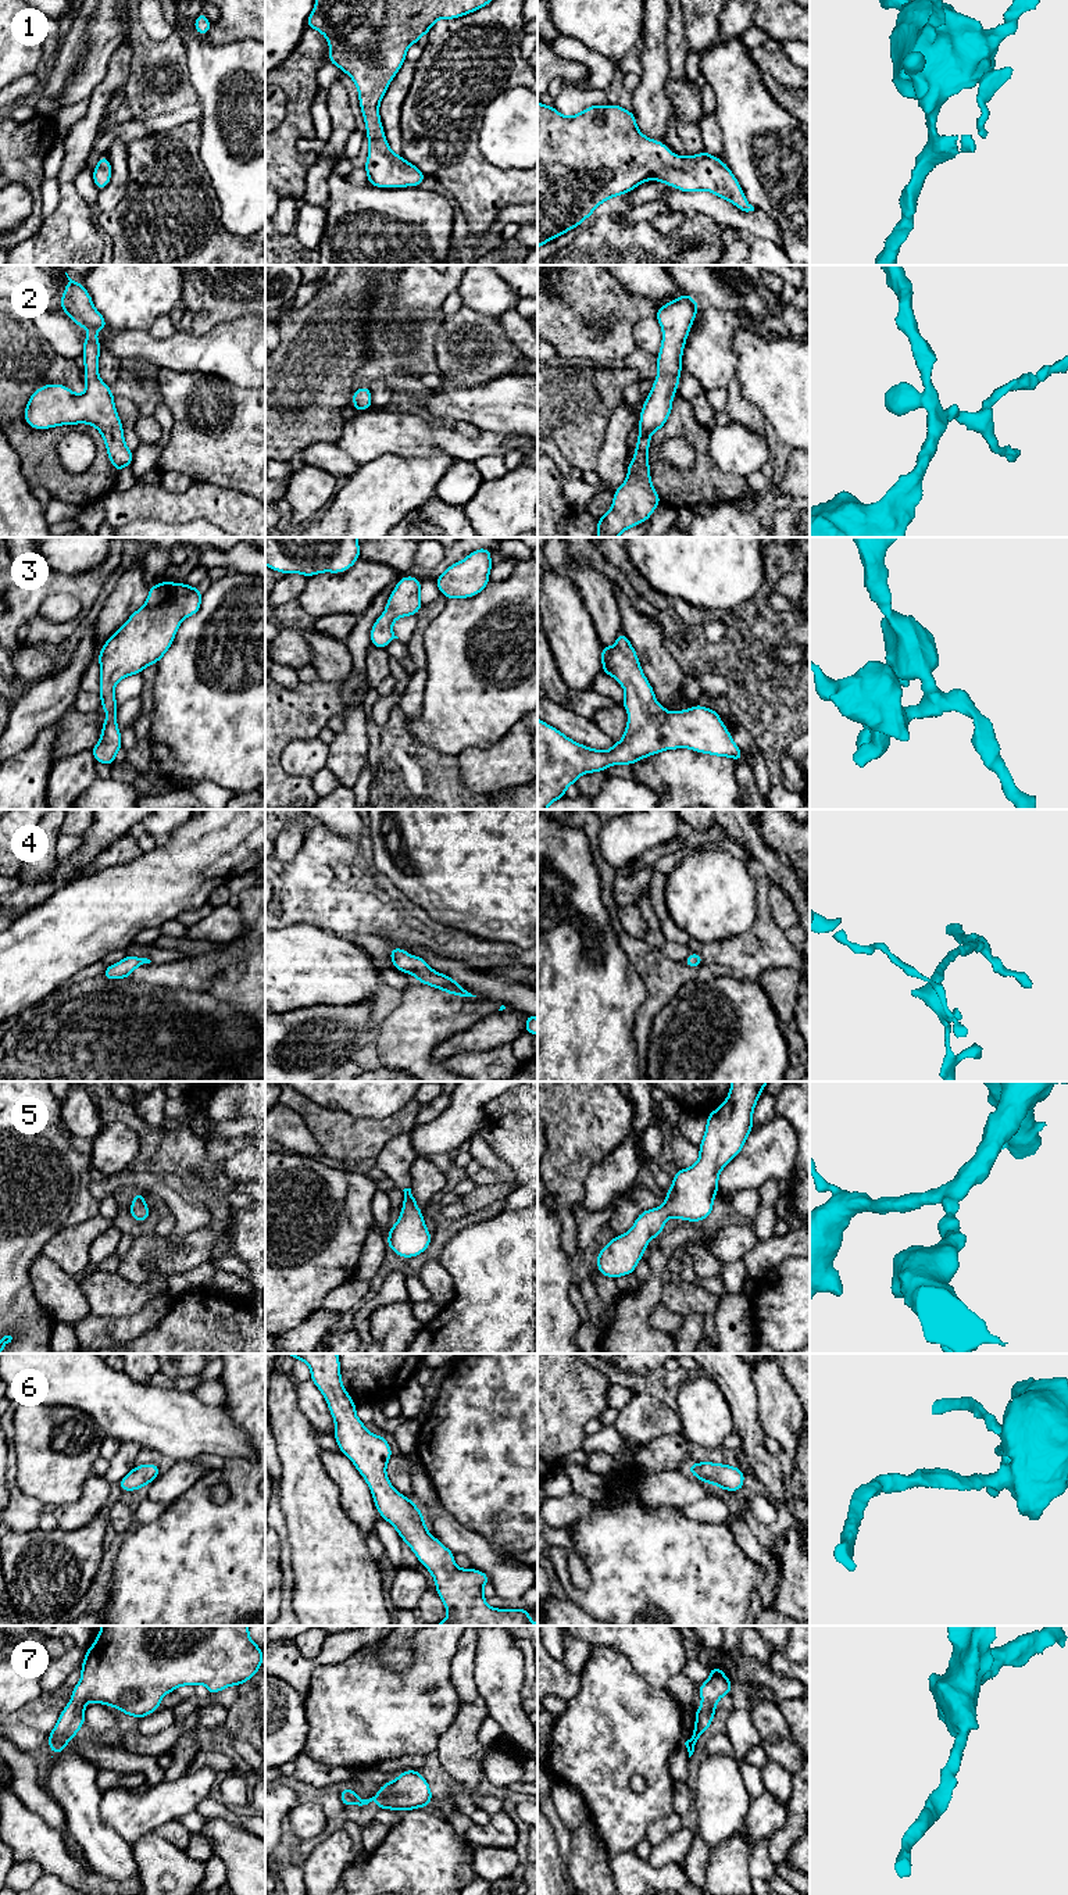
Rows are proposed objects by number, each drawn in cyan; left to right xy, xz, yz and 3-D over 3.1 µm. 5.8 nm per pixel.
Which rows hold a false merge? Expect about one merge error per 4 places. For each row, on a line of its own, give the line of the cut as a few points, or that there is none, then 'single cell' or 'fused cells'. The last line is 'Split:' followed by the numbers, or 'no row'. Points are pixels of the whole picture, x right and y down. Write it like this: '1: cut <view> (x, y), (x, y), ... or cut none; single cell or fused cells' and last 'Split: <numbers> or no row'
1: cut none; single cell
2: cut none; single cell
3: cut none; single cell
4: cut none; single cell
5: cut none; single cell
6: cut none; single cell
7: cut none; single cell
Split: no row

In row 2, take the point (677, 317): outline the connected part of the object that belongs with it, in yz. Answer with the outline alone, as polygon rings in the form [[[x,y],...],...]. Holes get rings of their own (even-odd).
[[[683,292],[681,297],[656,312],[662,329],[661,350],[657,355],[658,373],[640,411],[636,451],[633,461],[626,464],[628,478],[615,490],[611,508],[597,519],[599,537],[618,537],[624,530],[650,519],[661,503],[650,478],[647,458],[650,436],[662,429],[672,411],[672,398],[682,371],[682,354],[697,310],[697,301]]]

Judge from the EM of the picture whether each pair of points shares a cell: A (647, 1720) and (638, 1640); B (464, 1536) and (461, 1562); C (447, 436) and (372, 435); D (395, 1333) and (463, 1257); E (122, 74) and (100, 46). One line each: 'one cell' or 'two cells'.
A: two cells
B: two cells
C: one cell
D: two cells
E: two cells

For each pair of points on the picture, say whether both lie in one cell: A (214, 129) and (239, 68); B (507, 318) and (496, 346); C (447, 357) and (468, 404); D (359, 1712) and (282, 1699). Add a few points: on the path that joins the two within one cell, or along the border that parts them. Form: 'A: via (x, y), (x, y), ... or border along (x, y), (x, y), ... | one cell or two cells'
A: via (229, 114), (239, 104), (239, 83) | one cell
B: border along (499, 318), (507, 338), (522, 354) | two cells
C: border along (492, 379), (477, 385), (446, 383), (435, 390) | two cells
D: border along (303, 1697), (304, 1716), (309, 1727), (307, 1736) | two cells

